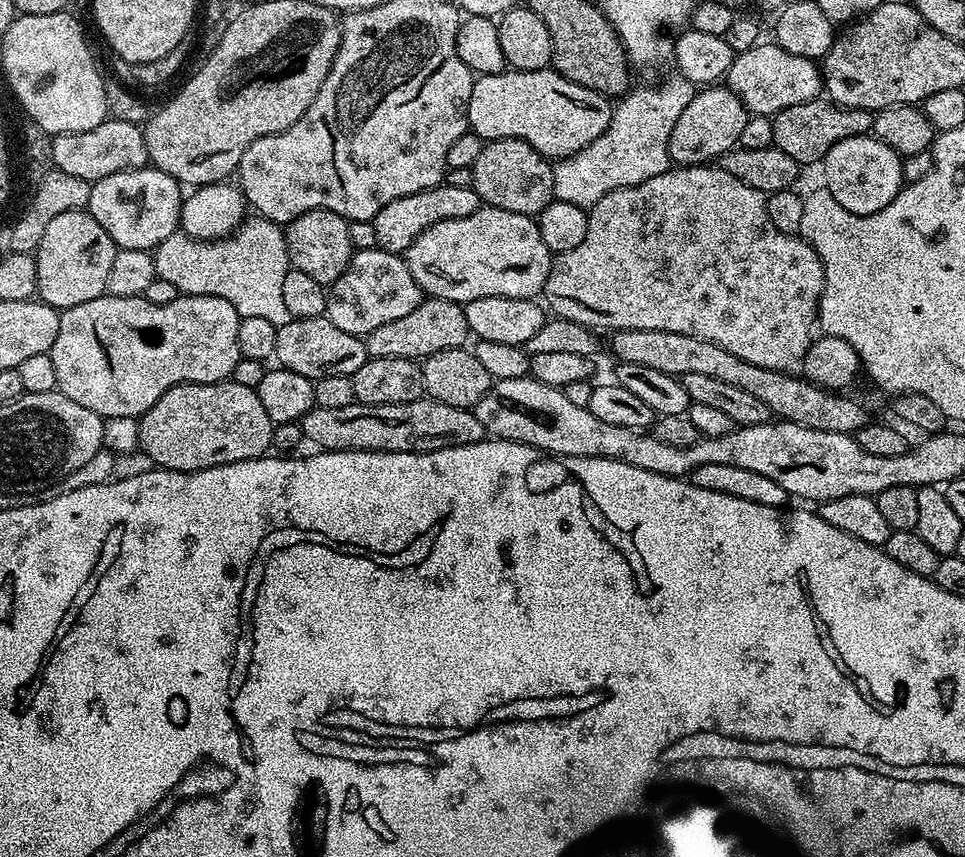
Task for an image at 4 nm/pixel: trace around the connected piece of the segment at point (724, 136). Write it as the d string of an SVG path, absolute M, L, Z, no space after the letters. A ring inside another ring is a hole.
M704 86L682 110L668 143L668 158L673 165L707 164L737 147L750 113L740 95L727 86Z

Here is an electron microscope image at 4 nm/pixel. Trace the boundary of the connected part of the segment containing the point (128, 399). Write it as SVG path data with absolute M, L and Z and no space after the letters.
M107 294L94 298L90 302L82 302L78 306L70 306L60 312L58 322L58 338L54 338L54 346L50 353L54 362L54 374L58 374L56 387L66 398L78 402L78 406L86 406L86 410L94 410L94 414L109 418L117 416L126 418L132 416L139 418L162 396L166 390L170 390L179 384L217 384L219 380L231 377L234 366L238 366L241 360L240 347L238 346L238 326L242 317L226 298L214 298L213 296L190 296L178 294L174 302L155 304L145 296L109 296Z

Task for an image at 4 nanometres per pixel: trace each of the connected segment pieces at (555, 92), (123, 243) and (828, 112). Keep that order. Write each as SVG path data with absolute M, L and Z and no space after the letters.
M505 70L473 79L468 103L468 127L485 142L518 138L530 142L530 146L543 156L563 158L590 146L594 138L605 132L612 121L613 111L609 97L578 82L570 82L554 70Z
M127 168L95 181L86 211L110 234L117 249L154 250L180 228L182 185L160 168Z
M817 98L798 106L790 106L771 117L774 126L772 143L778 150L782 150L782 154L790 154L790 158L794 158L798 165L819 165L834 142L842 142L842 138L869 135L872 131L872 118L873 113L861 108L843 108L841 104L833 104L827 98Z

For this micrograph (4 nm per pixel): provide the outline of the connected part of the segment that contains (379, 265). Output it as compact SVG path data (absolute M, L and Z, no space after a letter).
M377 247L353 251L347 270L330 285L326 295L328 320L334 322L334 326L346 330L346 334L354 334L361 338L367 338L371 332L378 330L378 326L386 326L386 322L394 322L394 318L402 318L410 314L410 310L414 310L414 306L418 306L422 299L418 282L414 282L414 274L410 274L408 269L407 259L403 255Z

